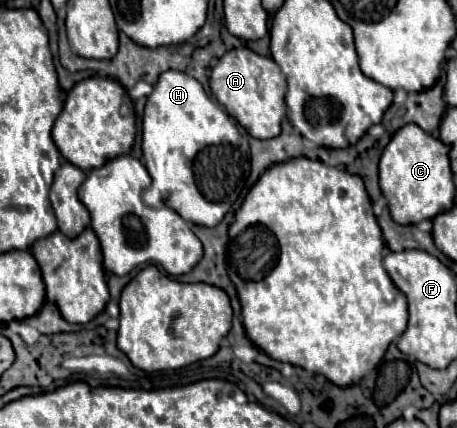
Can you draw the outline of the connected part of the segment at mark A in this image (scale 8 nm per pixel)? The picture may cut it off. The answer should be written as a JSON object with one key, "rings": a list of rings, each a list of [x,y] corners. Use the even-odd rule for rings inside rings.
{"rings":[[[248,47],[226,51],[212,69],[210,89],[228,115],[232,115],[252,137],[272,139],[280,135],[280,125],[286,115],[286,81],[272,57],[262,57]]]}

